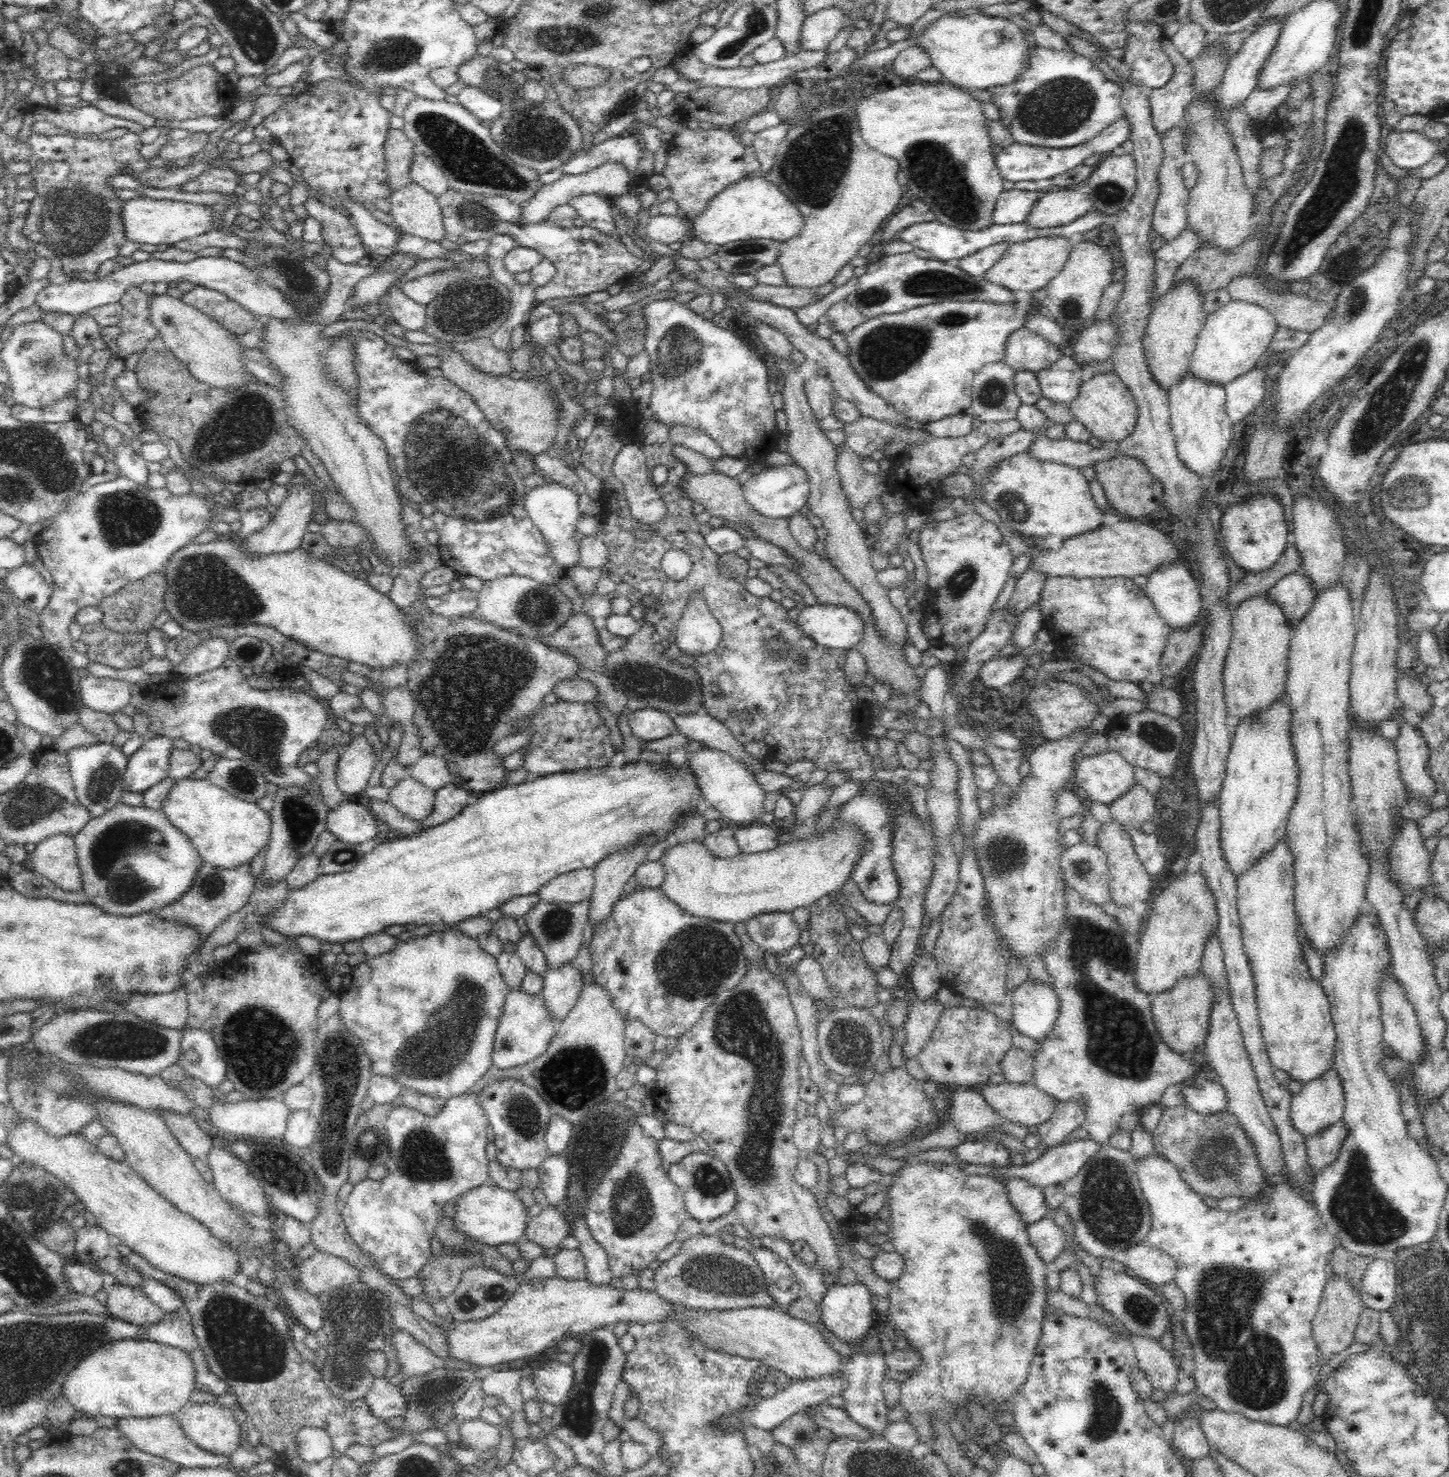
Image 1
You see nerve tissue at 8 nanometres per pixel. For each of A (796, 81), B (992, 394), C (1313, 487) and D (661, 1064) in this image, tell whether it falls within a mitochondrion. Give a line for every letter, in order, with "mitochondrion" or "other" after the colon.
A: other
B: mitochondrion
C: other
D: other

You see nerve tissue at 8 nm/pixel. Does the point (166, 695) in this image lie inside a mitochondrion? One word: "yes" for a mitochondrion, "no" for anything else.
no

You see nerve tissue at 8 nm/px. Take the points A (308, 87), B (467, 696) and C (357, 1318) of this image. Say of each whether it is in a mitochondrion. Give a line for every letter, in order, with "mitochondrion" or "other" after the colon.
A: other
B: mitochondrion
C: mitochondrion

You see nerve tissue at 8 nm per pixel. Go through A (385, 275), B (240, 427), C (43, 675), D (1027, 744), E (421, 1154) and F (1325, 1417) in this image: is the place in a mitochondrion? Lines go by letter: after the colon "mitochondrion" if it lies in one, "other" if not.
A: other
B: mitochondrion
C: mitochondrion
D: other
E: mitochondrion
F: other

